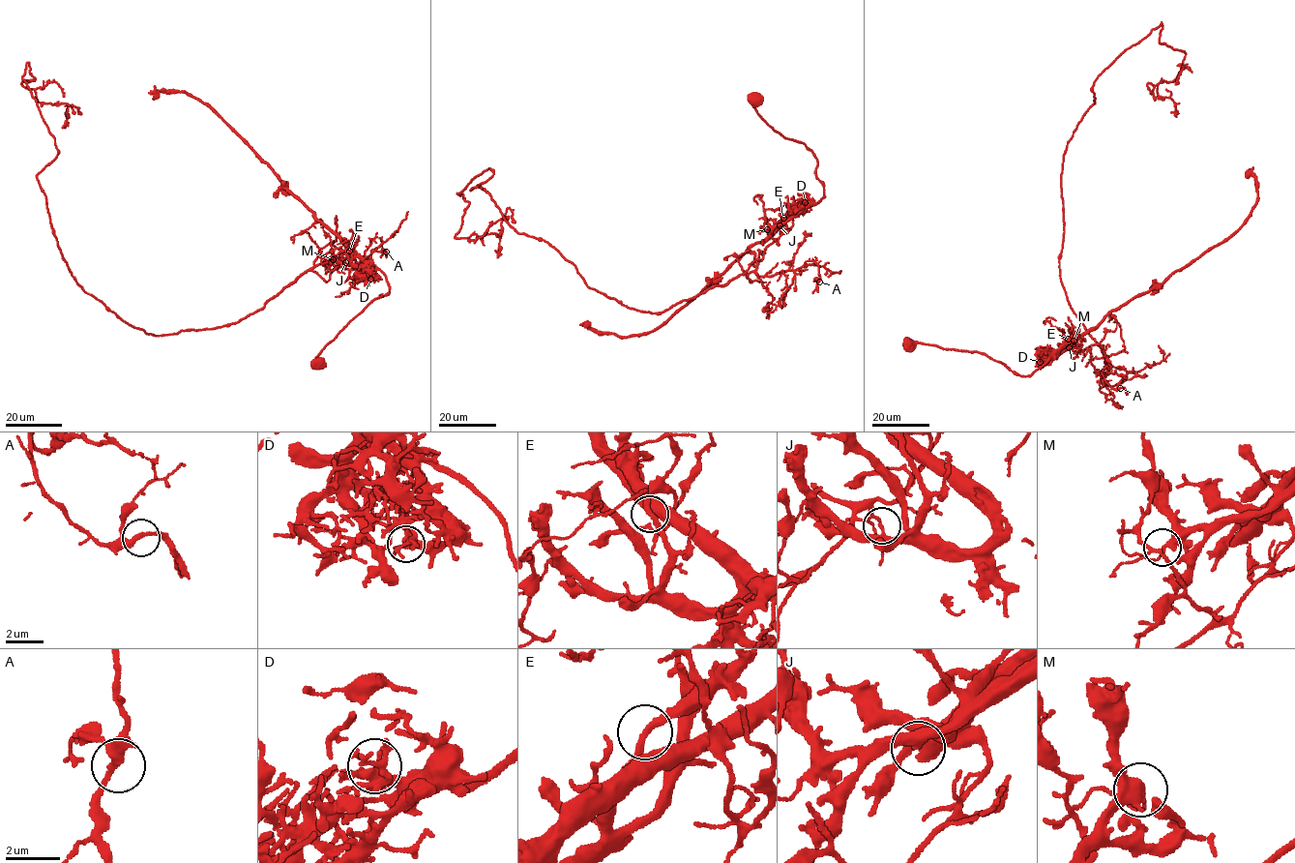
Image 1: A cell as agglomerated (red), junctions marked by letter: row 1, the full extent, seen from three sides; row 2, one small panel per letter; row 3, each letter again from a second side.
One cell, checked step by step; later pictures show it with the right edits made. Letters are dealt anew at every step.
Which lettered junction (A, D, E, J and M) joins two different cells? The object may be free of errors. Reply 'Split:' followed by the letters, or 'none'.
Split: M

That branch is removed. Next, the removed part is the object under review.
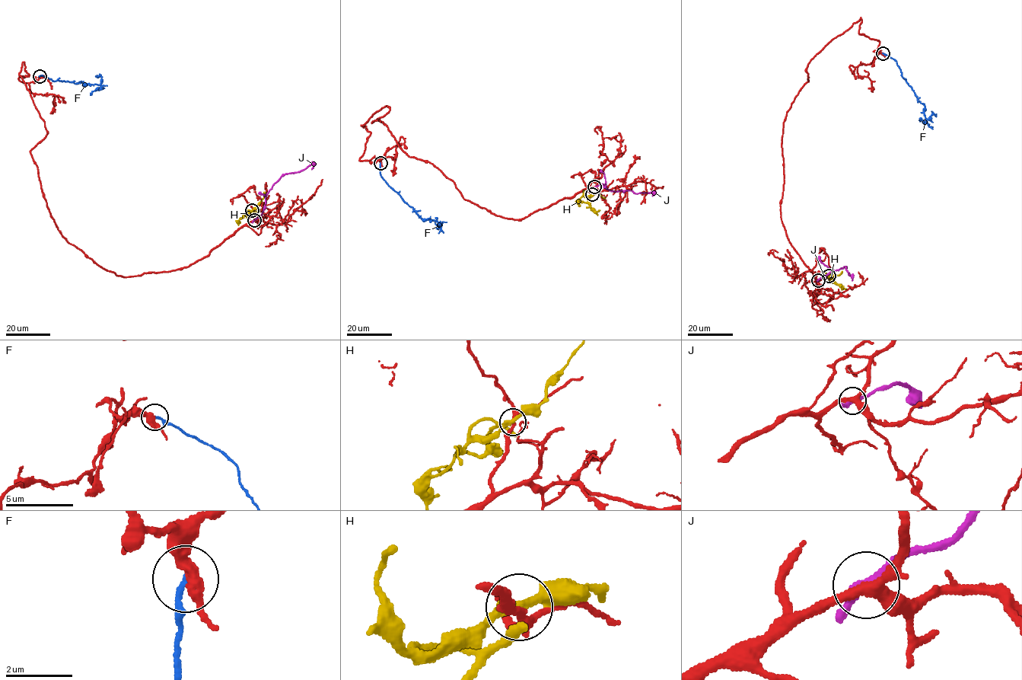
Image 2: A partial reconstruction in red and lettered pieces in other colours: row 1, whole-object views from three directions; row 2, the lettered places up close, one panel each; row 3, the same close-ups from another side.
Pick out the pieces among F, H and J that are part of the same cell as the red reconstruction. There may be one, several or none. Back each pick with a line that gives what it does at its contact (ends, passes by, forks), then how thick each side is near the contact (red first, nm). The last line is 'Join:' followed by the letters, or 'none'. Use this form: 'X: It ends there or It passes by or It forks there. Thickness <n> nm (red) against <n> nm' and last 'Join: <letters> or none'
Join: none

